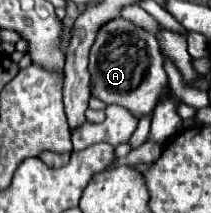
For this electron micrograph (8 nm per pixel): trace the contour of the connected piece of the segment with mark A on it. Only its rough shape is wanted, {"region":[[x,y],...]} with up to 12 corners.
{"region":[[123,17],[97,31],[91,95],[153,111],[169,85],[153,33]]}

